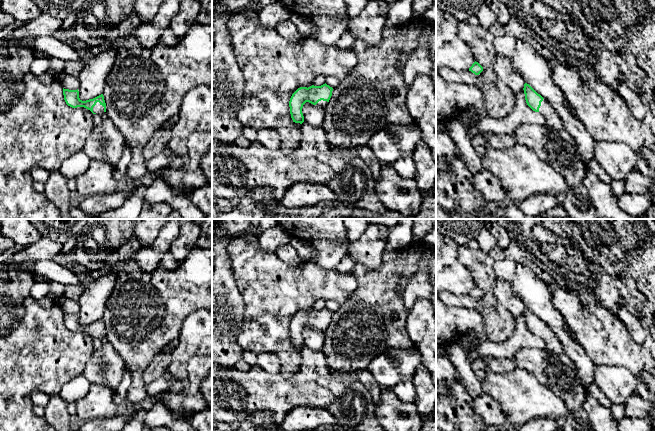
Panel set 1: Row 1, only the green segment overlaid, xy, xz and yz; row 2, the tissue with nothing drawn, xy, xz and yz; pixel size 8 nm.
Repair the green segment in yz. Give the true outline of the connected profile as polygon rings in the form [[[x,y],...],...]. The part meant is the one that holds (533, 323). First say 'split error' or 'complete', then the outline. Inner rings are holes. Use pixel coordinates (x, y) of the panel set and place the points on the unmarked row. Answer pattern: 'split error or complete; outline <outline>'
split error; outline [[[527,307],[524,308],[523,314],[527,329],[533,335],[541,337],[545,346],[542,348],[524,348],[519,351],[513,358],[516,367],[526,369],[532,373],[541,384],[564,400],[569,413],[561,428],[563,431],[594,431],[586,412],[582,409],[587,392],[581,384],[574,363],[565,354],[557,335],[547,324]]]

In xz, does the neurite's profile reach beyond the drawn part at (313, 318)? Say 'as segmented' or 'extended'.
extended

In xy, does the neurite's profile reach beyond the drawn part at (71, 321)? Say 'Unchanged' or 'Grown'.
Grown

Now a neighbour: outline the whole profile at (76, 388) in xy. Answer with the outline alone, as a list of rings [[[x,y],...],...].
[[[78,375],[62,387],[59,396],[67,403],[76,402],[87,394],[89,387],[90,382],[84,375]]]

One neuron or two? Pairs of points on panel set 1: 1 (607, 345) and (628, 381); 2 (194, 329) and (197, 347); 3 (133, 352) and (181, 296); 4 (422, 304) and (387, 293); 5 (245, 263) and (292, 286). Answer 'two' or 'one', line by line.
1: two
2: one
3: one
4: two
5: one

